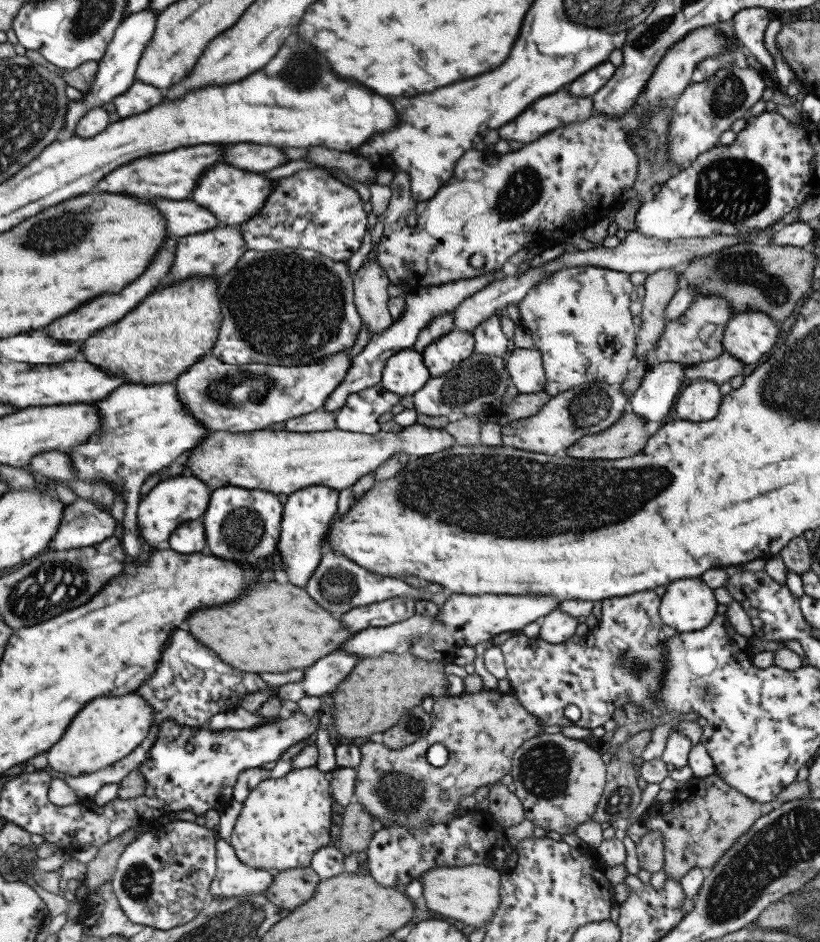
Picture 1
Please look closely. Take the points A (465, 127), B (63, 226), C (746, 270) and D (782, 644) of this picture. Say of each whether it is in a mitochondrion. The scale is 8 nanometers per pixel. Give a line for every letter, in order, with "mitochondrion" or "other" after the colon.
A: other
B: mitochondrion
C: mitochondrion
D: other

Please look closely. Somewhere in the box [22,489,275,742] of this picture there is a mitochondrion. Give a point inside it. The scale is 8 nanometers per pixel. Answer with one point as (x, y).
(241, 530)

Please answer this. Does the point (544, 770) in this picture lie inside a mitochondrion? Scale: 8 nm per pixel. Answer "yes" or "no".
yes

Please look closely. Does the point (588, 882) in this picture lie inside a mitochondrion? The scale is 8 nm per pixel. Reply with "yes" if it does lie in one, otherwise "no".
no

